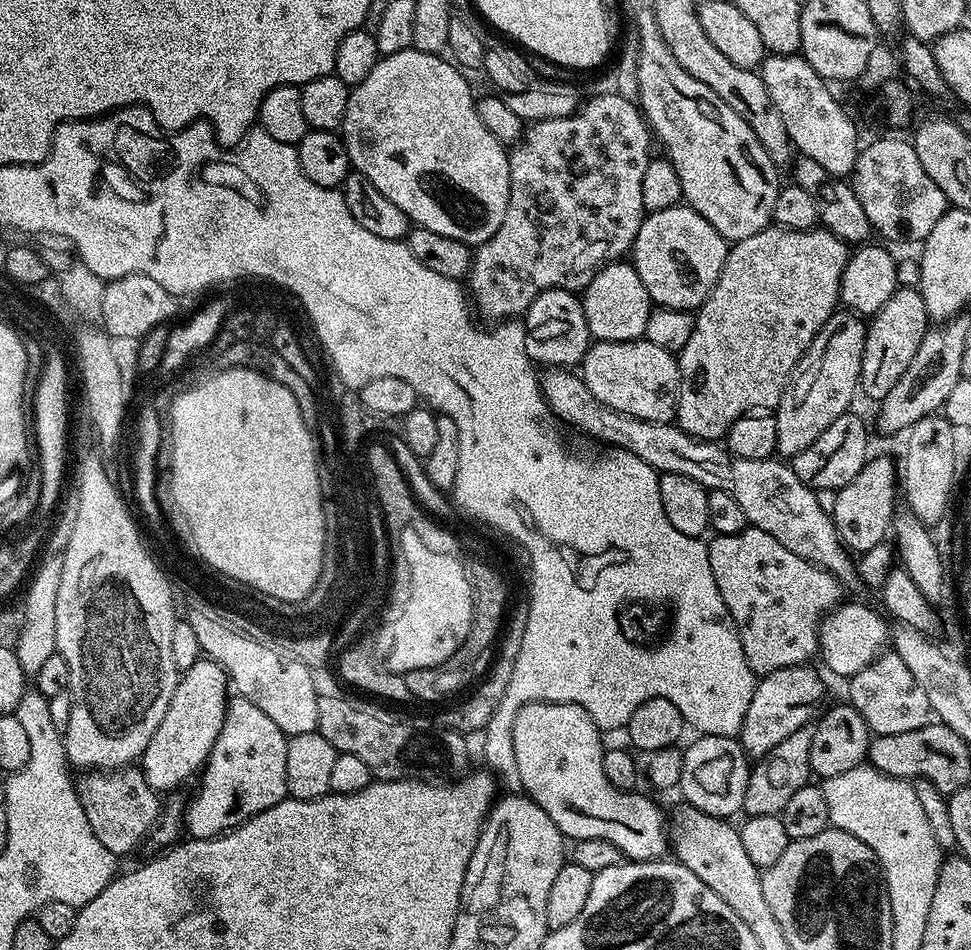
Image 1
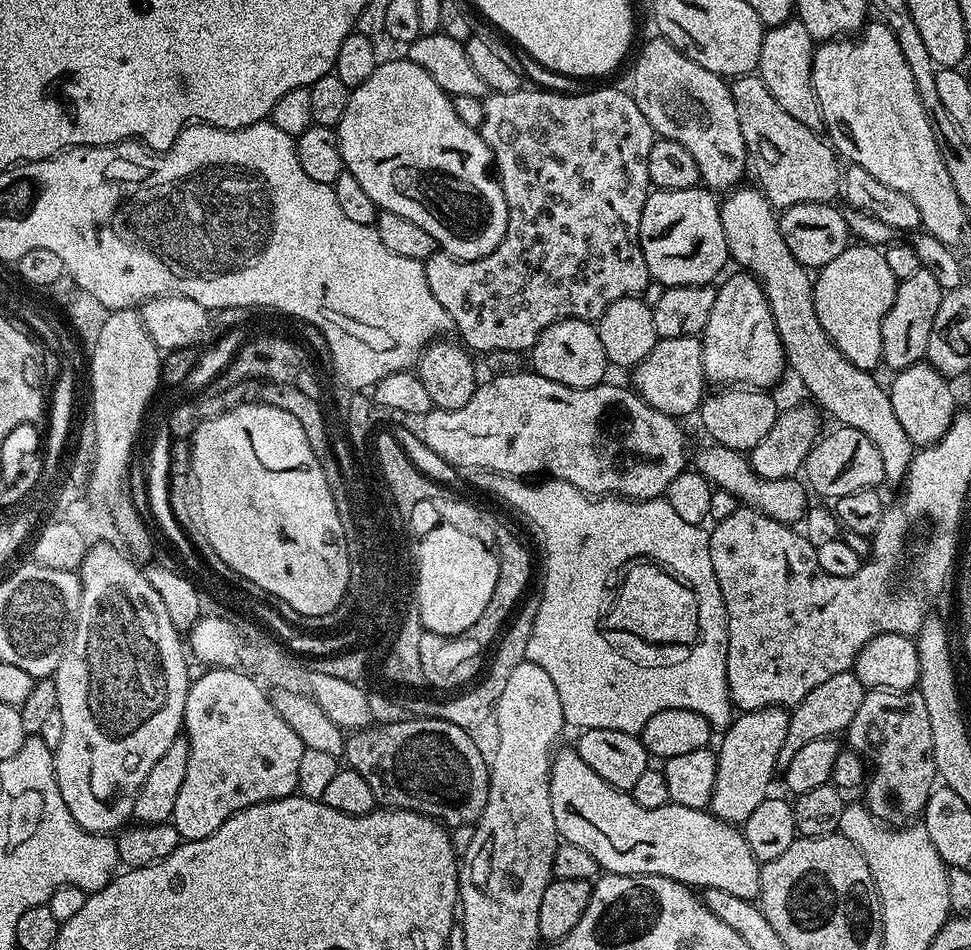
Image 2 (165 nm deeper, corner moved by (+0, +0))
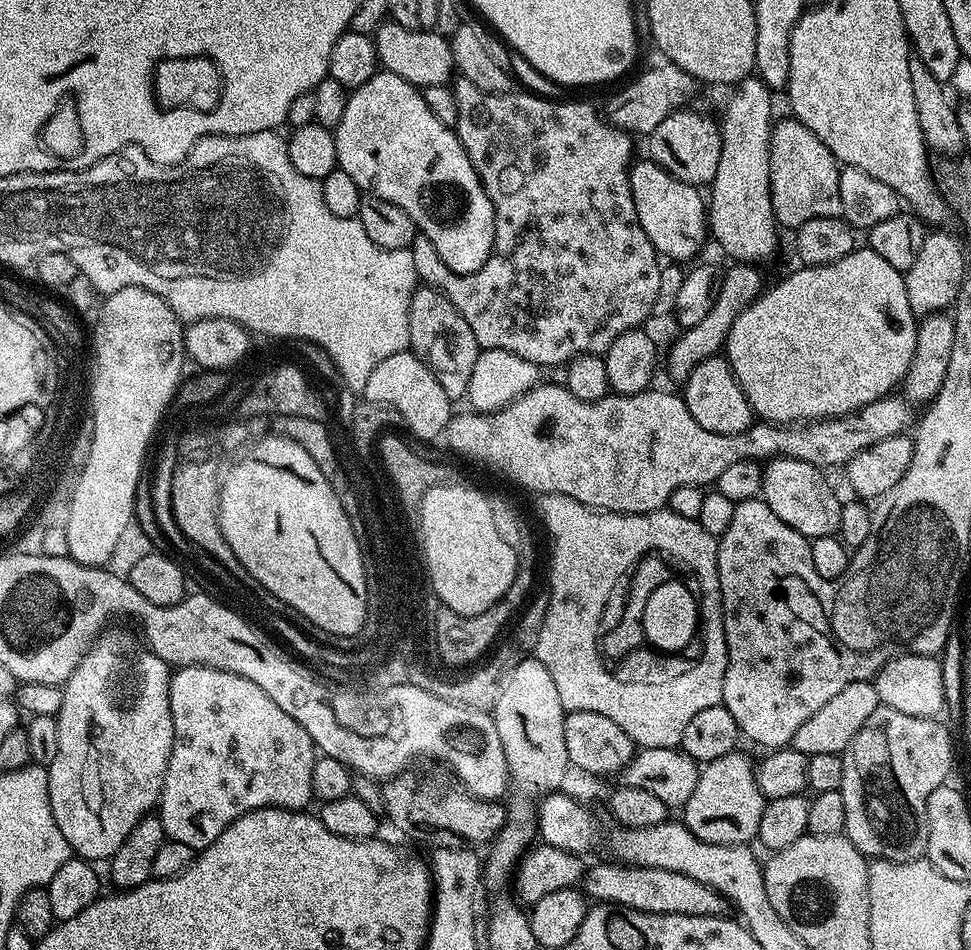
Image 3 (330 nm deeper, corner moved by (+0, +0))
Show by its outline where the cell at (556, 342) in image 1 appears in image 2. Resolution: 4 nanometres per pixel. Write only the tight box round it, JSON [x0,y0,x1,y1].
[530,319,609,388]

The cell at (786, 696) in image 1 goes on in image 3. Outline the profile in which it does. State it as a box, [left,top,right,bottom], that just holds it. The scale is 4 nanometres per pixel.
[682,750,765,845]

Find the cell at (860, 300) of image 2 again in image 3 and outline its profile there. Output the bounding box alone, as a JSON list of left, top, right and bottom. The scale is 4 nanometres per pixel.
[726,246,917,424]

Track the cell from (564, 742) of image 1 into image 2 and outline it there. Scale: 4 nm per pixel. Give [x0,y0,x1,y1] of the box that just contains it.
[550,747,761,901]

